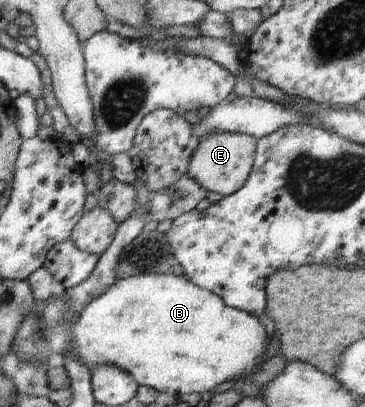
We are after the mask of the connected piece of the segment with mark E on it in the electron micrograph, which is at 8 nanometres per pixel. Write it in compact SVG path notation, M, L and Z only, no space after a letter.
M213 131L202 136L194 146L189 175L206 191L227 196L238 191L250 175L256 153L256 138L243 133Z

